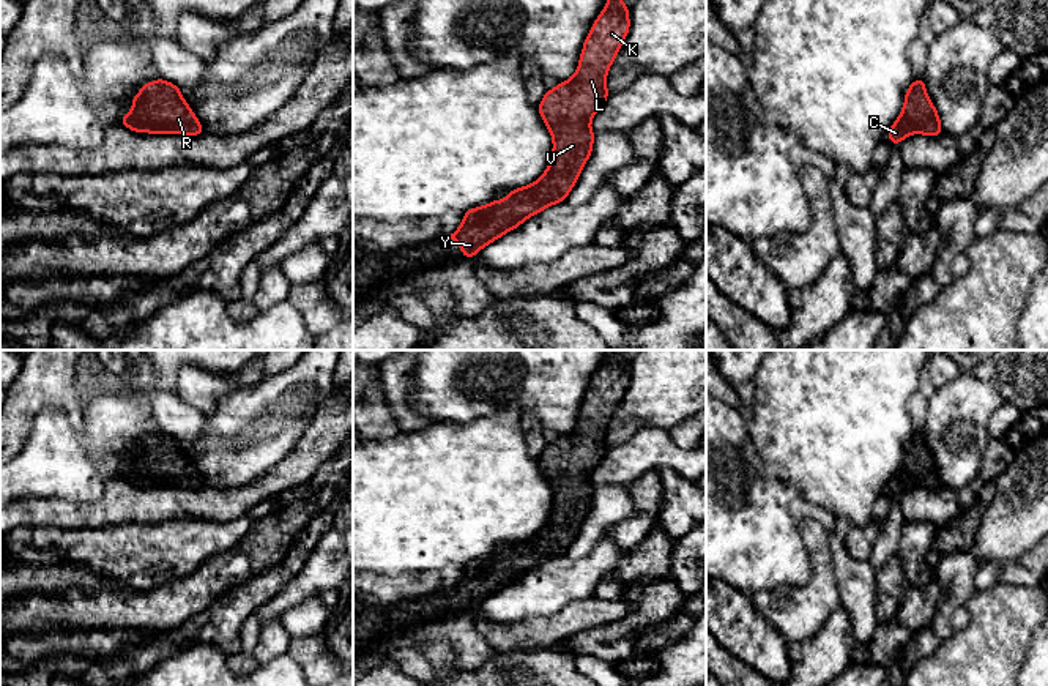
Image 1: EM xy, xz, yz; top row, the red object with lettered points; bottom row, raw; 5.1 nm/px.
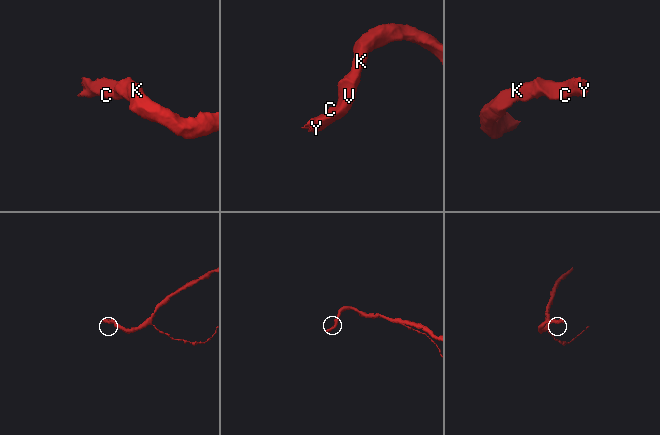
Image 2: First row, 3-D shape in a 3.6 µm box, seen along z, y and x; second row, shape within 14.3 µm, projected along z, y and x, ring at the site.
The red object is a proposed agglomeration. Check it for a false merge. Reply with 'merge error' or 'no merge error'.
no merge error

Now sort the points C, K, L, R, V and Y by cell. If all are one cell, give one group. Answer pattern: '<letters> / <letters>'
C K L R V Y

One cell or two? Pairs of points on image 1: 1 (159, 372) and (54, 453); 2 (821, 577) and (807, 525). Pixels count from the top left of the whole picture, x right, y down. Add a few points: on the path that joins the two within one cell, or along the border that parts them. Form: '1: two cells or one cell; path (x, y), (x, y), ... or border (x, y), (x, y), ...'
1: one cell; path (139, 399), (82, 453)
2: one cell; path (821, 565), (817, 538)

